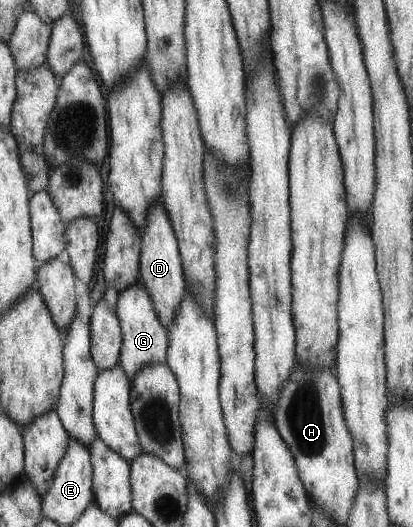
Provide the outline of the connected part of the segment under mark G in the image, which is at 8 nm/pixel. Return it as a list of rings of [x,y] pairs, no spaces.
[[[140,280],[117,294],[115,312],[118,323],[120,323],[120,331],[123,334],[123,343],[120,343],[118,362],[120,369],[124,371],[124,375],[131,380],[136,377],[136,373],[144,365],[165,364],[168,347],[167,330],[160,325],[160,321],[156,317],[156,311],[152,307],[150,295],[148,295],[148,291],[144,291]]]

